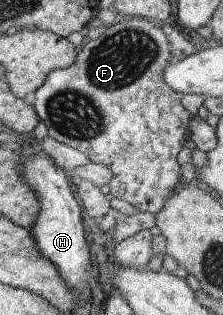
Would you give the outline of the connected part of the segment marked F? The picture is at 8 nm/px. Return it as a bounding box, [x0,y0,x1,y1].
[35,16,193,213]

